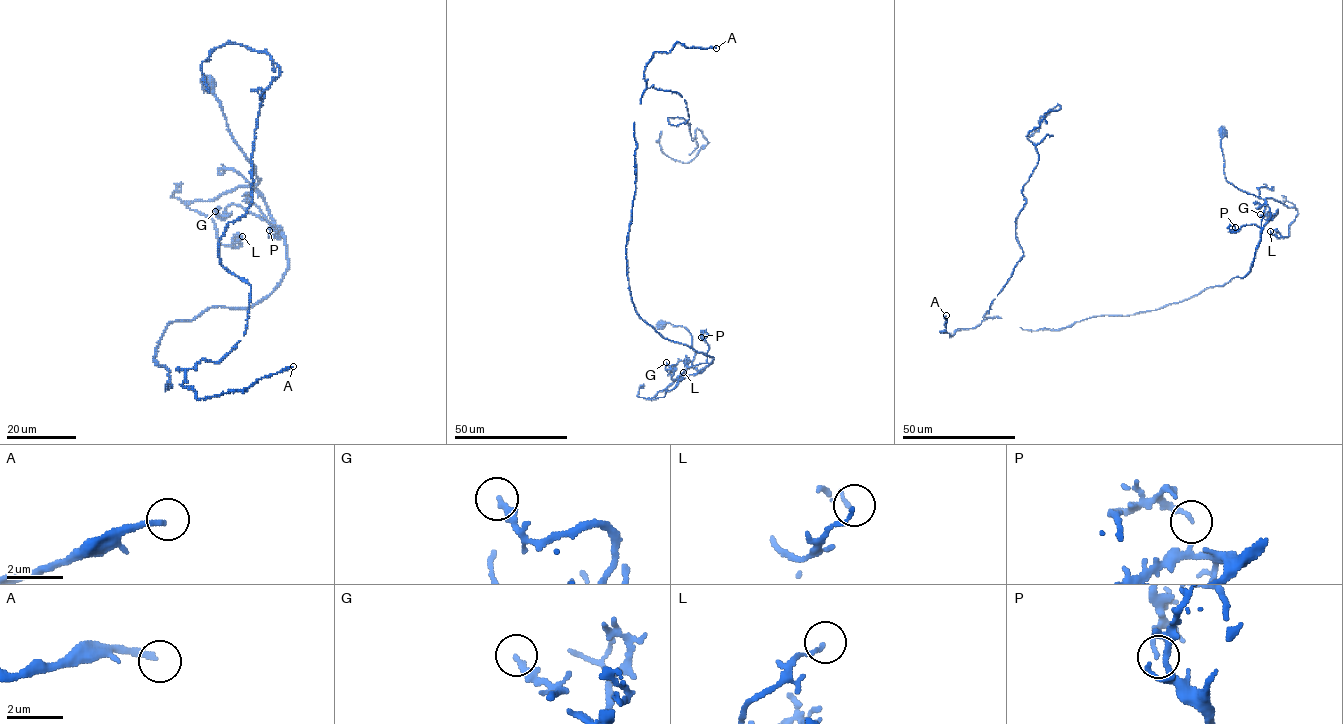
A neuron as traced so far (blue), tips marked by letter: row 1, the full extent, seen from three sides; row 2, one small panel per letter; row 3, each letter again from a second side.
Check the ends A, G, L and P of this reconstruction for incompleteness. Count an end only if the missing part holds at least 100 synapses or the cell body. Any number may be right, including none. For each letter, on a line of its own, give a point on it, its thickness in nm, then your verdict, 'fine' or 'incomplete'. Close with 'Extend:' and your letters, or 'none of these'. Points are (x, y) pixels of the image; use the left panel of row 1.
A: at (293, 366); 200 nm thick; incomplete
G: at (215, 211); 200 nm thick; fine
L: at (242, 236); 110 nm thick; fine
P: at (269, 230); 140 nm thick; fine
Extend: A

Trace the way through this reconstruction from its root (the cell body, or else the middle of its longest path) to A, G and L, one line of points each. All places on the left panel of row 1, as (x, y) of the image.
A: (208, 87), (287, 271), (248, 307), (170, 323), (153, 359), (166, 389), (181, 369), (199, 399), (293, 366)
G: (208, 87), (254, 166), (255, 187), (274, 222), (234, 204), (227, 216), (215, 211)
L: (208, 87), (260, 180), (254, 187), (236, 186), (187, 206), (212, 220), (223, 245), (235, 247), (242, 236)

